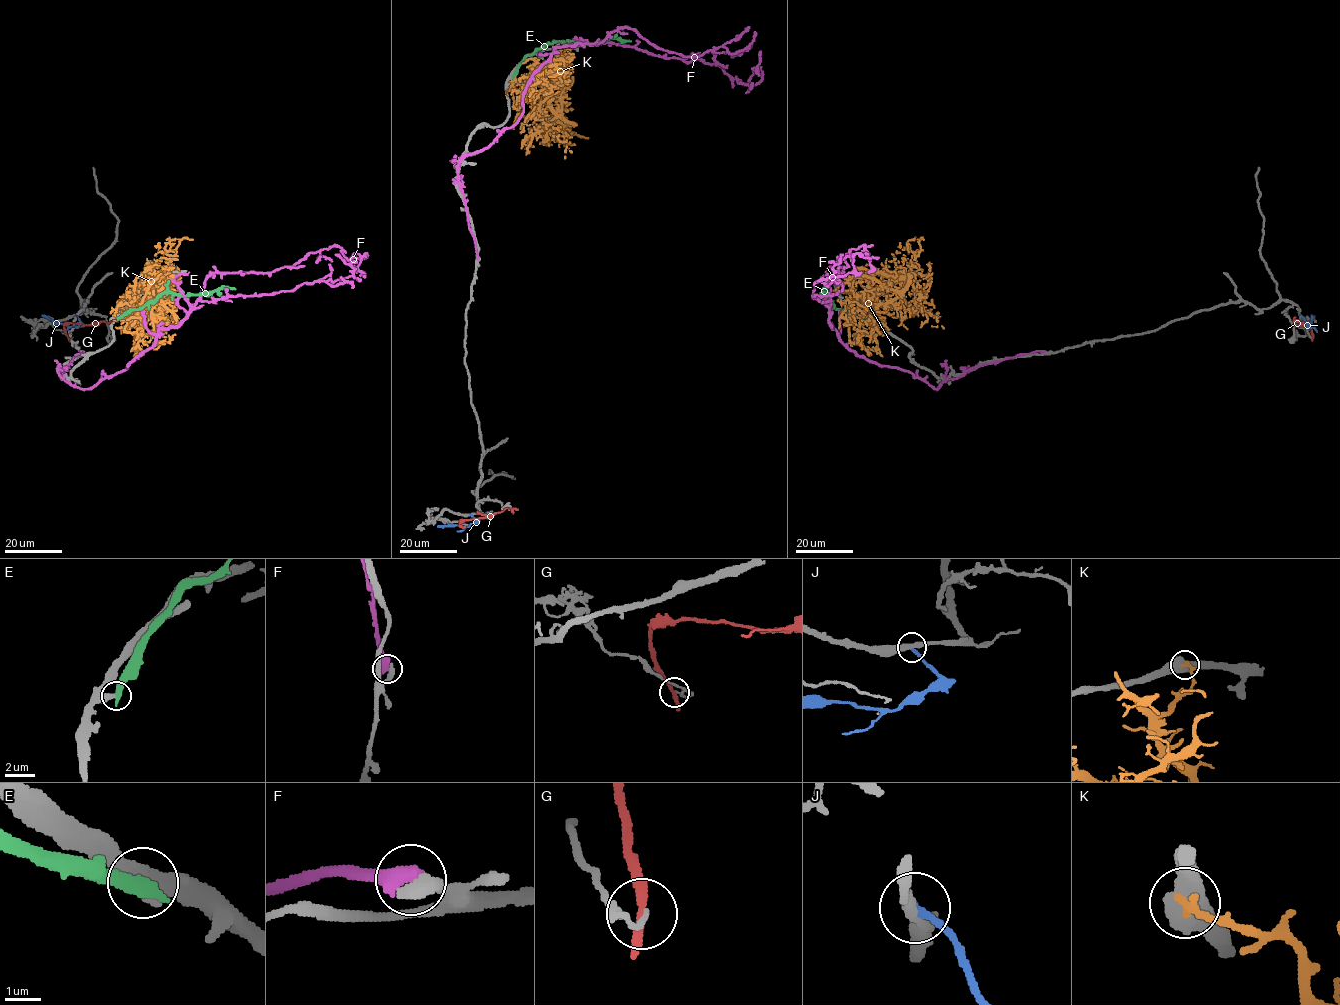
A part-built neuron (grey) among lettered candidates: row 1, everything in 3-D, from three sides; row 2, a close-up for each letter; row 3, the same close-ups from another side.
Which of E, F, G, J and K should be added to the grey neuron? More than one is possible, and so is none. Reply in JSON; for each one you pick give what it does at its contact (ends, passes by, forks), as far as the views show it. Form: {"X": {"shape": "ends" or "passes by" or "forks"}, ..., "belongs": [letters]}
{"belongs": []}

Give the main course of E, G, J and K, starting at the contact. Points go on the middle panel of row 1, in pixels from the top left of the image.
E: (513, 77), (526, 56), (543, 46), (558, 41), (594, 44), (609, 38), (631, 41)
G: (464, 527), (460, 525), (465, 520), (491, 517), (505, 509), (518, 510)
J: (470, 515), (475, 521), (467, 527), (438, 526)
K: (566, 44), (549, 95), (554, 117), (528, 136), (551, 130), (571, 152)

